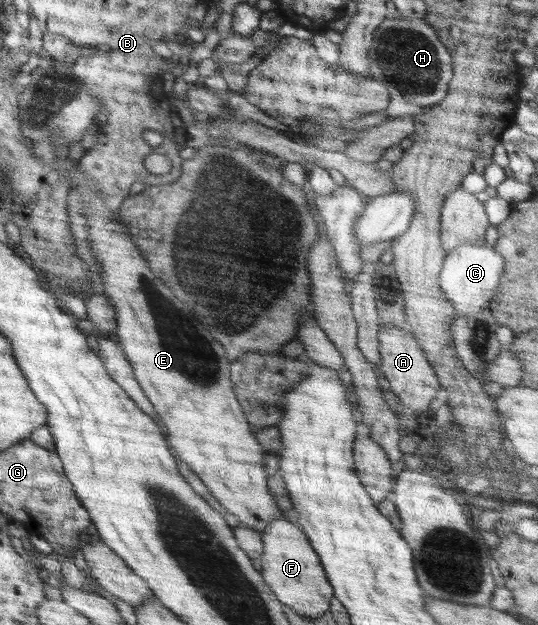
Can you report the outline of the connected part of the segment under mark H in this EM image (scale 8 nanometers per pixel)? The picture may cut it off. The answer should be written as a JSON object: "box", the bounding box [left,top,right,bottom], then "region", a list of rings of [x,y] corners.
{"box":[368,16,453,120],"region":[[[389,16],[374,32],[368,57],[370,57],[371,76],[382,81],[388,89],[389,103],[385,108],[385,113],[389,116],[389,120],[405,114],[412,117],[415,114],[422,114],[431,106],[440,103],[447,95],[450,78],[453,77],[451,55],[447,46],[436,35],[434,28],[430,27],[423,19],[398,20],[398,18]]]}

